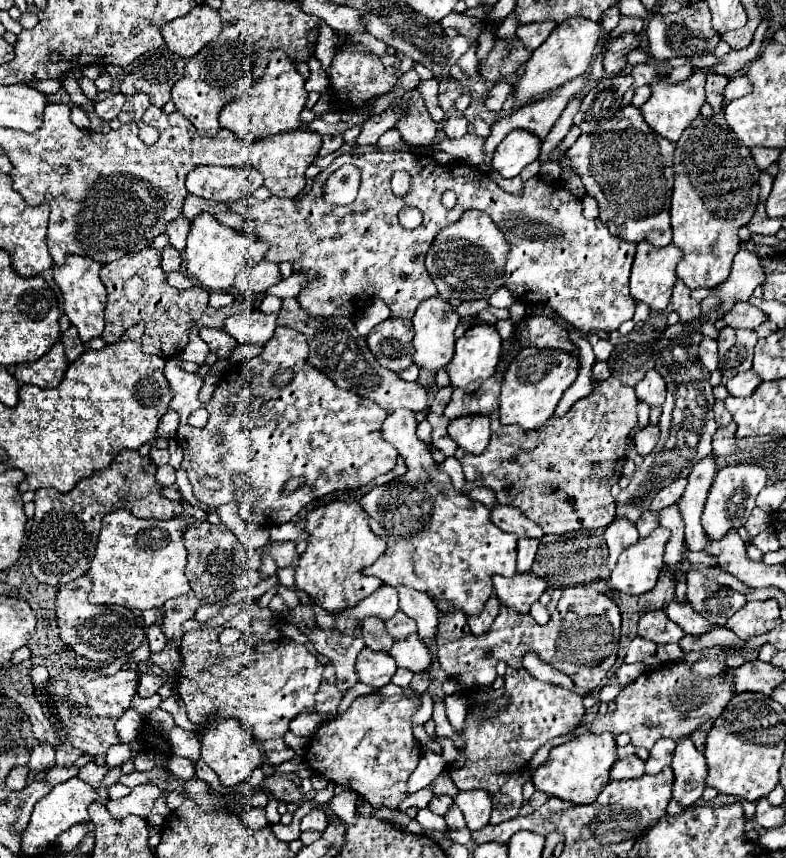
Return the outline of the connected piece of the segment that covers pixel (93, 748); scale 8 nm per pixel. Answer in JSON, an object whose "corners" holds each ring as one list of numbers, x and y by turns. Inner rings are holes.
{"corners":[[68,670,50,680,50,694,54,694,54,712,66,726,66,736,76,748,82,748,92,756,106,756,106,750,120,744,114,730,114,722,130,708,130,702,138,688,136,670,120,670,114,676,100,676,94,670]]}

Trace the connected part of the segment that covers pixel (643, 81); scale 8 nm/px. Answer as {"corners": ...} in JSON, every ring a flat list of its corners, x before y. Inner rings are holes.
{"corners":[[638,64,638,66,634,66,634,68,632,68,630,76,632,76,634,84,630,86,630,90,628,90,626,98,622,100,622,108,624,108,624,106,628,106,628,104,632,104,632,96,634,96,634,92,636,92,636,88,640,88,640,86,646,86,646,84,654,82,654,76,656,76,656,72,654,72,654,70,656,70,656,68,654,68,652,64]]}

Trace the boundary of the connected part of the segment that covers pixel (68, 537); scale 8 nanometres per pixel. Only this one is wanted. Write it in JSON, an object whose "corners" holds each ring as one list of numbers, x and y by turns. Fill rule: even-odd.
{"corners":[[122,450,110,466,96,470,90,478,82,478,66,494,60,494,54,488,38,488,34,492,34,524,26,532,26,552,32,574,38,578,38,582,58,588,78,576,84,576,96,552,102,516,110,514,112,510,126,508,138,518,156,520,172,520,182,516,182,504,162,496,164,486,156,482,154,472,156,464,150,460,150,456,140,456,138,450]]}

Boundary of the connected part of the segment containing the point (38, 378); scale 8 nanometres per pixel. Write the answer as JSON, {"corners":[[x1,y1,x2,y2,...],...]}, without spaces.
{"corners":[[56,342,50,352,46,352,42,358,34,362,18,364,14,370,14,378,20,384,34,384,40,388,56,388,68,368,68,360,64,356,62,342]]}

